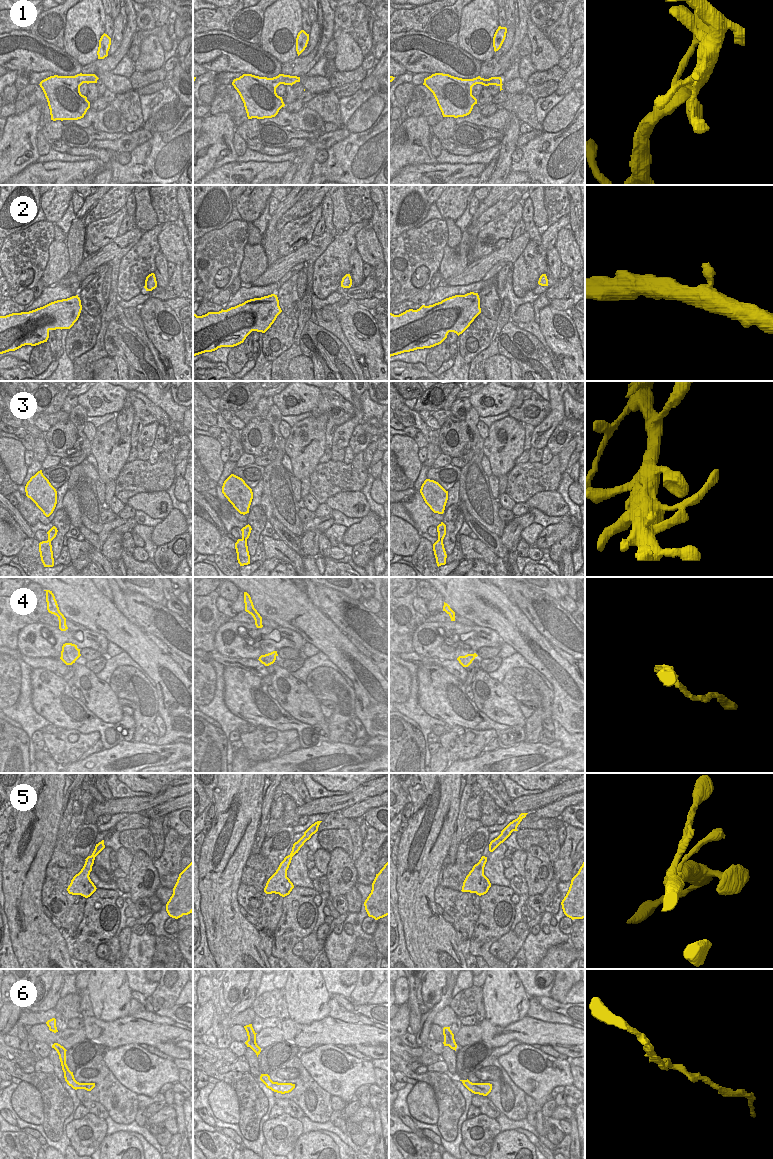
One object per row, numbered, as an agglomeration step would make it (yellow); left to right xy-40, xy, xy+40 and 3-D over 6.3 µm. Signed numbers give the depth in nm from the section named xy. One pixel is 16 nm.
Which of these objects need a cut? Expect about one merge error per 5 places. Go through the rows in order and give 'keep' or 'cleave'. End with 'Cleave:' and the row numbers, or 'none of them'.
1: keep
2: keep
3: keep
4: keep
5: keep
6: keep
Cleave: none of them

